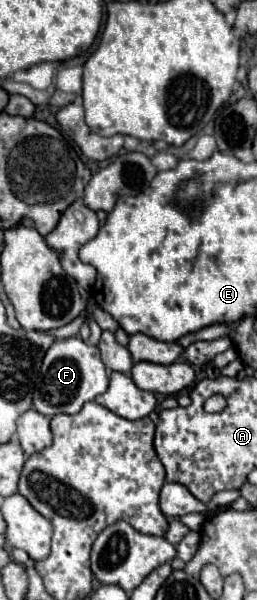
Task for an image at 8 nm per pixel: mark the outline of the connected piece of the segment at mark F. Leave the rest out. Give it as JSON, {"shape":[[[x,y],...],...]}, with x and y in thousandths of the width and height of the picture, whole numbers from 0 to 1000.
{"shape":[[[307,560],[206,570],[167,597],[152,627],[160,627],[160,647],[136,650],[144,660],[128,660],[128,680],[175,693],[300,690],[331,670],[401,657],[424,643],[416,617],[385,597],[377,577],[323,570]]]}

